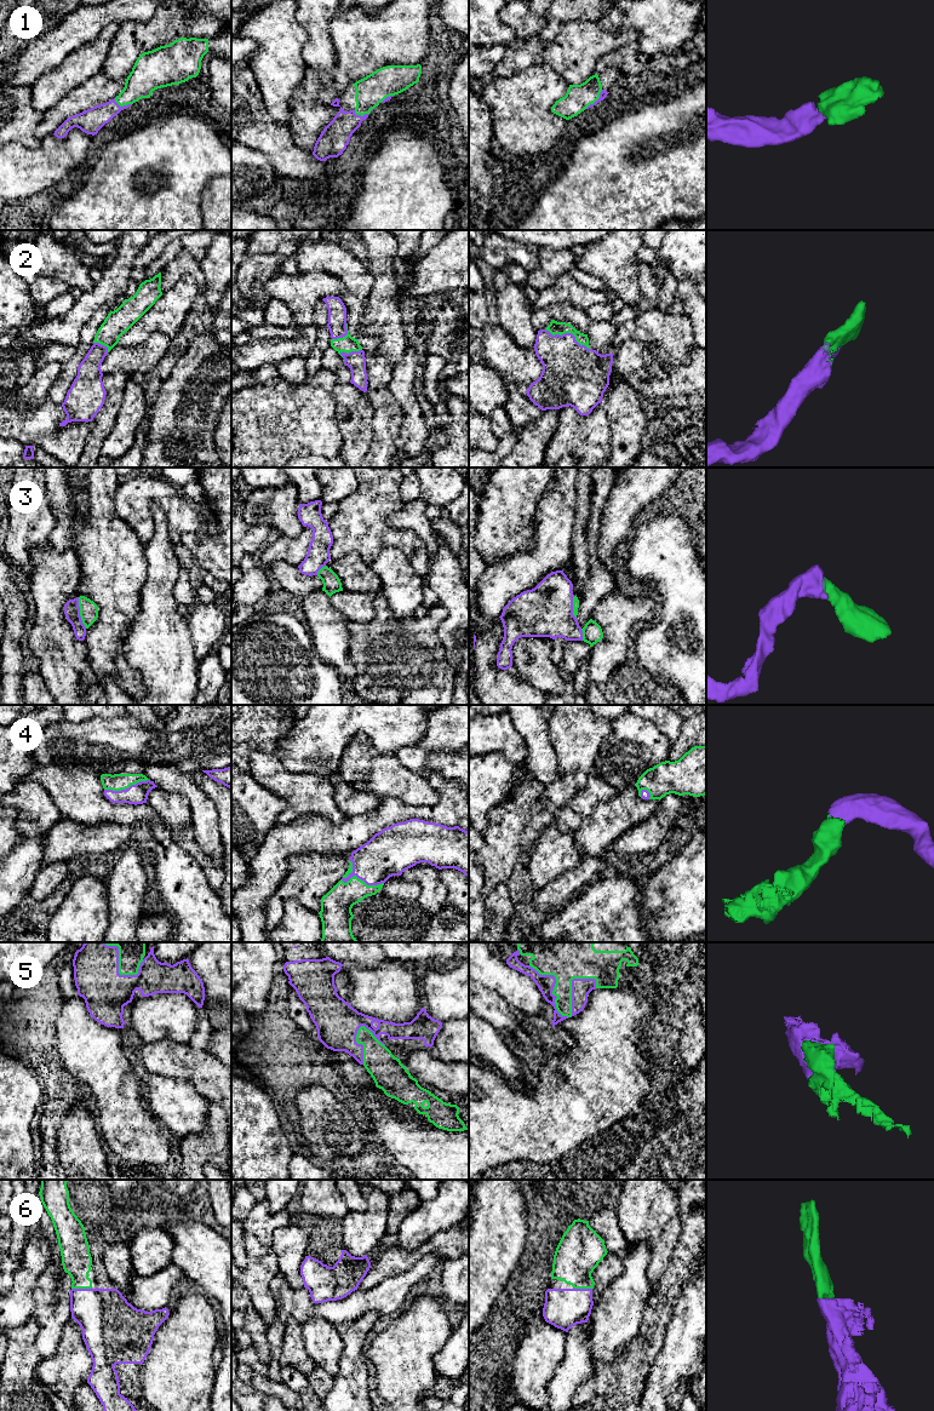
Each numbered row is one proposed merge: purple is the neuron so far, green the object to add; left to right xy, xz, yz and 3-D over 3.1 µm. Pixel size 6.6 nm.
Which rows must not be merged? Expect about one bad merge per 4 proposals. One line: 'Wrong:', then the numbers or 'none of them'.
Wrong: none of them

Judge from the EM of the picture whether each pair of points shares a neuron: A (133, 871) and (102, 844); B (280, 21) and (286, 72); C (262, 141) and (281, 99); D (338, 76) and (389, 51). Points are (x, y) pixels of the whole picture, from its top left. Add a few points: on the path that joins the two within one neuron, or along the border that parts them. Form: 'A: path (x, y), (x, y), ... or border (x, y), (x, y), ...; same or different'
A: border (136, 843), (130, 843), (119, 852); different
B: path (280, 33), (280, 59); same
C: border (259, 92), (267, 112), (276, 121), (286, 125); different
D: path (350, 68), (367, 51), (377, 51); same

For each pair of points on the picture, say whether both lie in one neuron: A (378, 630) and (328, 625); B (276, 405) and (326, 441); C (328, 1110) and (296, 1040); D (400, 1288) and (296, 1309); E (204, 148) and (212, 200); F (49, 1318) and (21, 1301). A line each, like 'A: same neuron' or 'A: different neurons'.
A: different neurons
B: same neuron
C: same neuron
D: same neuron
E: different neurons
F: different neurons

